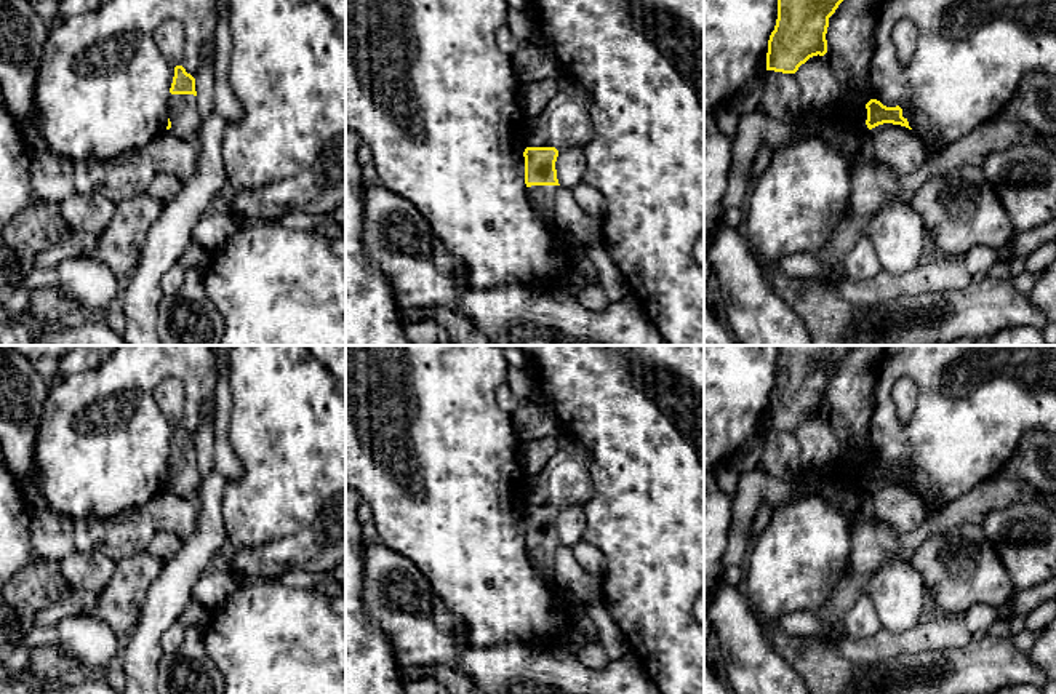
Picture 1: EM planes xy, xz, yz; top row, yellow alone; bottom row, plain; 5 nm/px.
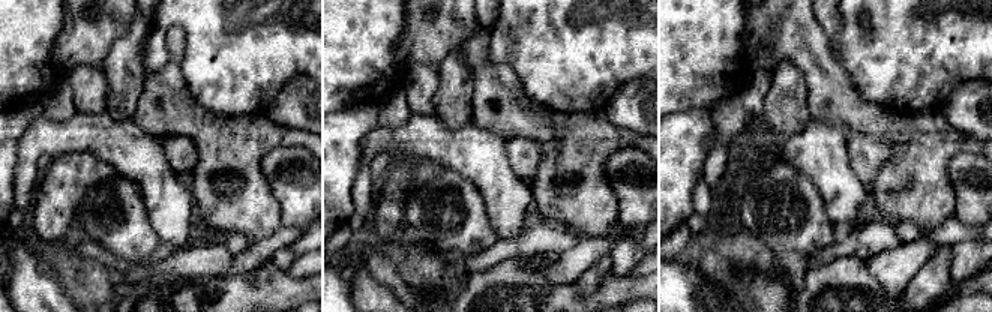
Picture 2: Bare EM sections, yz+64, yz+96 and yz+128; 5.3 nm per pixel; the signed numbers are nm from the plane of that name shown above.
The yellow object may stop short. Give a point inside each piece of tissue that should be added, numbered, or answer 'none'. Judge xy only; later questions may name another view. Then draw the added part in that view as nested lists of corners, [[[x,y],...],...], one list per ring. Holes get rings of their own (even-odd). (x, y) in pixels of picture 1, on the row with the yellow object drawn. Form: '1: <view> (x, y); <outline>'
1: xy (184, 115); [[[170,94],[170,131],[181,139],[194,139],[198,133],[202,115],[194,94]]]

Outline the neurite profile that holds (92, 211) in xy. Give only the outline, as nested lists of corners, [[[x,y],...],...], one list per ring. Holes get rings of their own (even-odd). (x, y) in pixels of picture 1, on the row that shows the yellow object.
[[[101,192],[74,193],[61,203],[69,229],[99,235],[115,216],[117,203]]]

